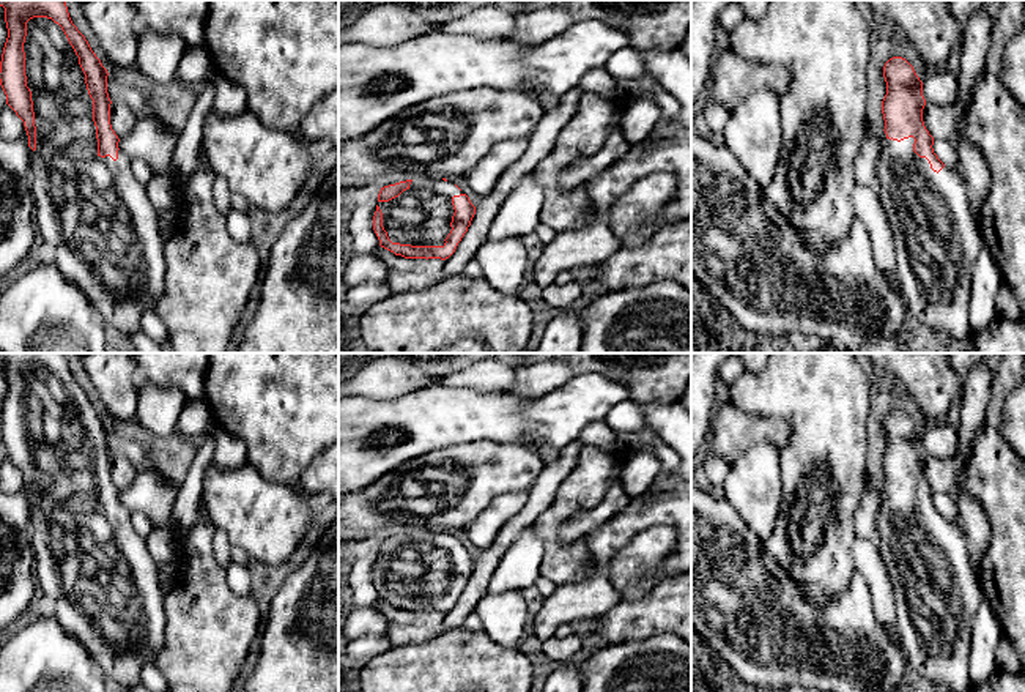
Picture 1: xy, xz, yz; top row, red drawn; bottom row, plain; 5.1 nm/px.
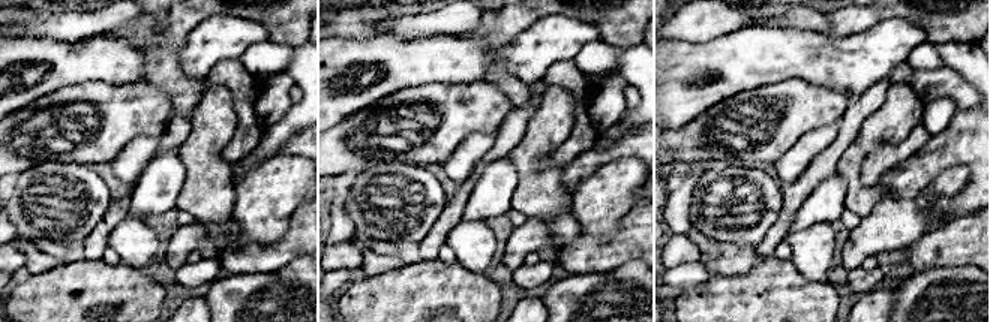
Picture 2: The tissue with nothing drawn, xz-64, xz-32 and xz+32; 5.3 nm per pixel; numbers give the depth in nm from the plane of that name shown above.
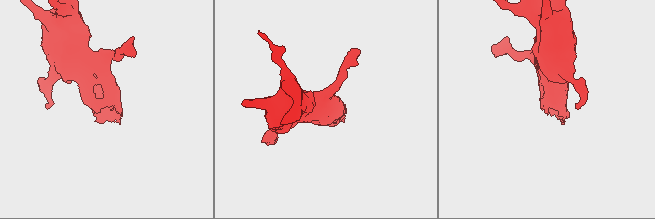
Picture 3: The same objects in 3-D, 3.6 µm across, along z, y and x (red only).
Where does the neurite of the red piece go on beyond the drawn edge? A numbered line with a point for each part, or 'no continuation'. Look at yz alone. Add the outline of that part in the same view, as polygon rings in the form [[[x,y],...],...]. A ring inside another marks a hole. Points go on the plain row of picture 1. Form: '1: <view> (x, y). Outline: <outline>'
1: yz (937, 593). Outline: [[[880,487],[877,539],[896,597],[896,627],[908,665],[916,678],[931,681],[940,692],[970,687],[967,654],[971,649],[971,619],[984,599],[960,528],[945,519],[938,526],[913,504],[915,492],[890,493]]]

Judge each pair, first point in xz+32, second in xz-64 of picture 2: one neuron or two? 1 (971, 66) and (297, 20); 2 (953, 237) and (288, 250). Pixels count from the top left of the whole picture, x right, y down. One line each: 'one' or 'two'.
1: two
2: one

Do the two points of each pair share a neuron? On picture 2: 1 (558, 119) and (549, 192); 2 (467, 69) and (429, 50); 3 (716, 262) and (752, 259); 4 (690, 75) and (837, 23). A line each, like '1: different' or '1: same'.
1: same
2: same
3: same
4: different

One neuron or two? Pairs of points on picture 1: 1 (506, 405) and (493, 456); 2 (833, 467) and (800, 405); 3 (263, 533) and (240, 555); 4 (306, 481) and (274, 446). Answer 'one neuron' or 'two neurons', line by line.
1: two neurons
2: one neuron
3: two neurons
4: two neurons

